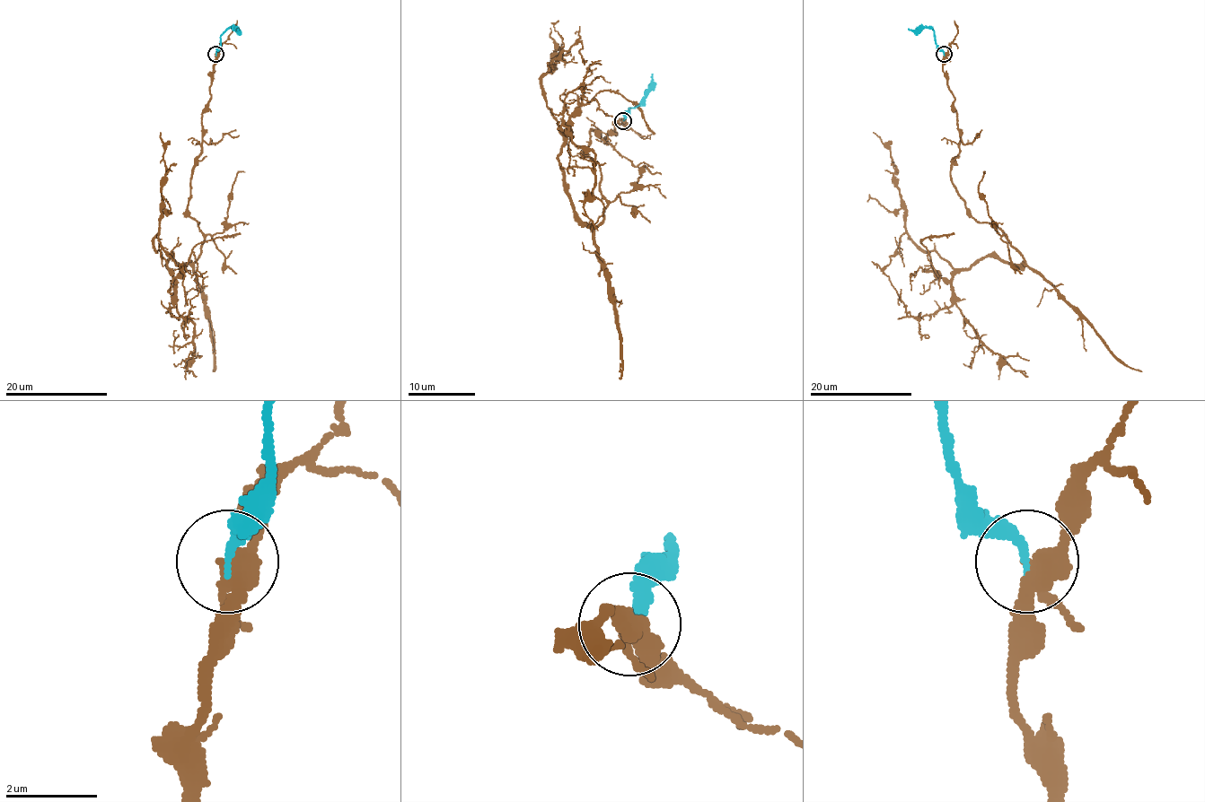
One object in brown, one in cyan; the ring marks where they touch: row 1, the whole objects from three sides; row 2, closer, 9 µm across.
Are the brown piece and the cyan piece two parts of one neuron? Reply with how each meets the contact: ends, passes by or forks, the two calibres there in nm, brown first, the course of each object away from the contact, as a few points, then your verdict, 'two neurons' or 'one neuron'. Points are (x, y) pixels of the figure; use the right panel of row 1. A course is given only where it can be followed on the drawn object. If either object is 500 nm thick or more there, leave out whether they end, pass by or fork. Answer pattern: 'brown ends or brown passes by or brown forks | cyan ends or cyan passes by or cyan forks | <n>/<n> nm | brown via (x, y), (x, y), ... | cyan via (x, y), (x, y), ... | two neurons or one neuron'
brown forks | cyan ends | 320/200 nm | brown via (944, 53), (960, 133), (951, 182), (1024, 262), (955, 269), (923, 251), (873, 133) | cyan via (944, 53), (936, 44), (931, 28), (908, 29) | two neurons

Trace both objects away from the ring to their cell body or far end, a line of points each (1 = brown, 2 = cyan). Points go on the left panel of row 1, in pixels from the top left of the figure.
1: (215, 53), (188, 202), (201, 253), (180, 265), (171, 257), (171, 269), (154, 239), (161, 133)
2: (215, 53), (221, 44), (221, 35), (228, 28), (239, 29)

